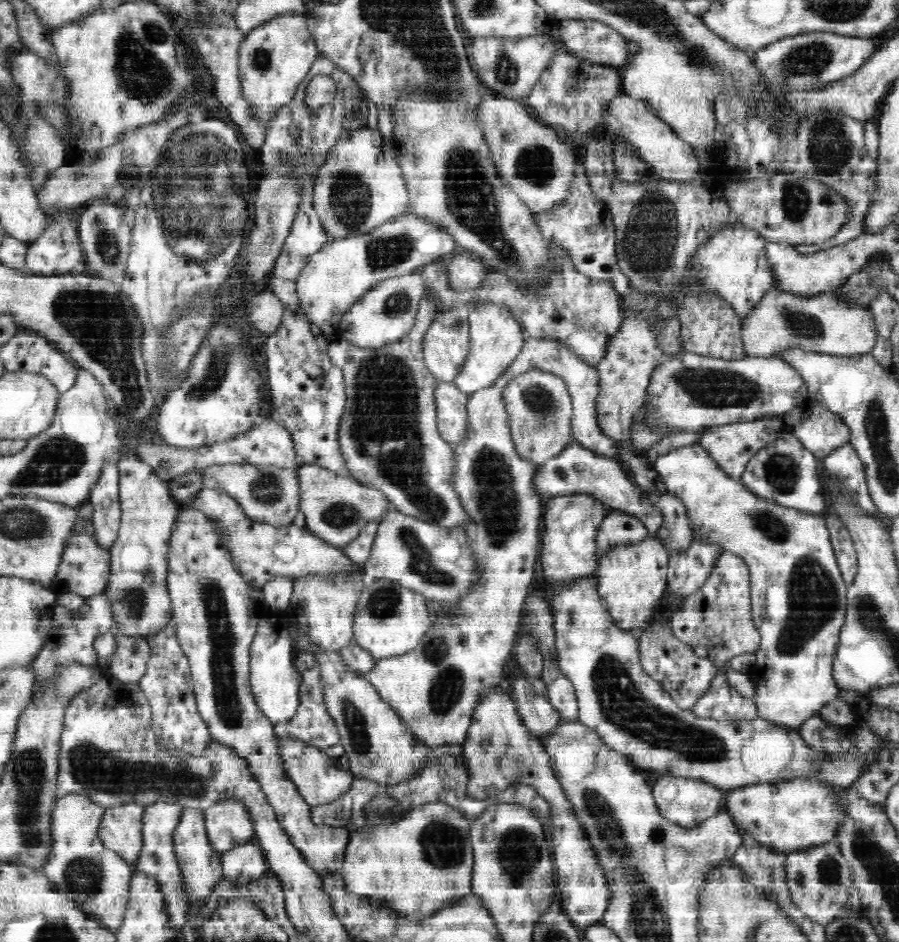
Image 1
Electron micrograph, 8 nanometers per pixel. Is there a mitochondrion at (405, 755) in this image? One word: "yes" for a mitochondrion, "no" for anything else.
no

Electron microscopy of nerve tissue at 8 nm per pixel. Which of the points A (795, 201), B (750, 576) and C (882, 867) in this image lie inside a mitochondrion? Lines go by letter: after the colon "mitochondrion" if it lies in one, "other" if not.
A: mitochondrion
B: other
C: mitochondrion

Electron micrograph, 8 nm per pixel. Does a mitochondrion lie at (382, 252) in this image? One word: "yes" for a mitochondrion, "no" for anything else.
yes

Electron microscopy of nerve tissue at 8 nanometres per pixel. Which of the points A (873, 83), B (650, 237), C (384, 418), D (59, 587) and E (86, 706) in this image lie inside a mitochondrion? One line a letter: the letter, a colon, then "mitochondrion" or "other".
A: other
B: mitochondrion
C: mitochondrion
D: other
E: other

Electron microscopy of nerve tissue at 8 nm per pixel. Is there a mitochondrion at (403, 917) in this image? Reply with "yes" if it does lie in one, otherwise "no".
no

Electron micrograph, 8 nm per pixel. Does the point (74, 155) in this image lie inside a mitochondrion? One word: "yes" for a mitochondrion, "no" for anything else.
no

